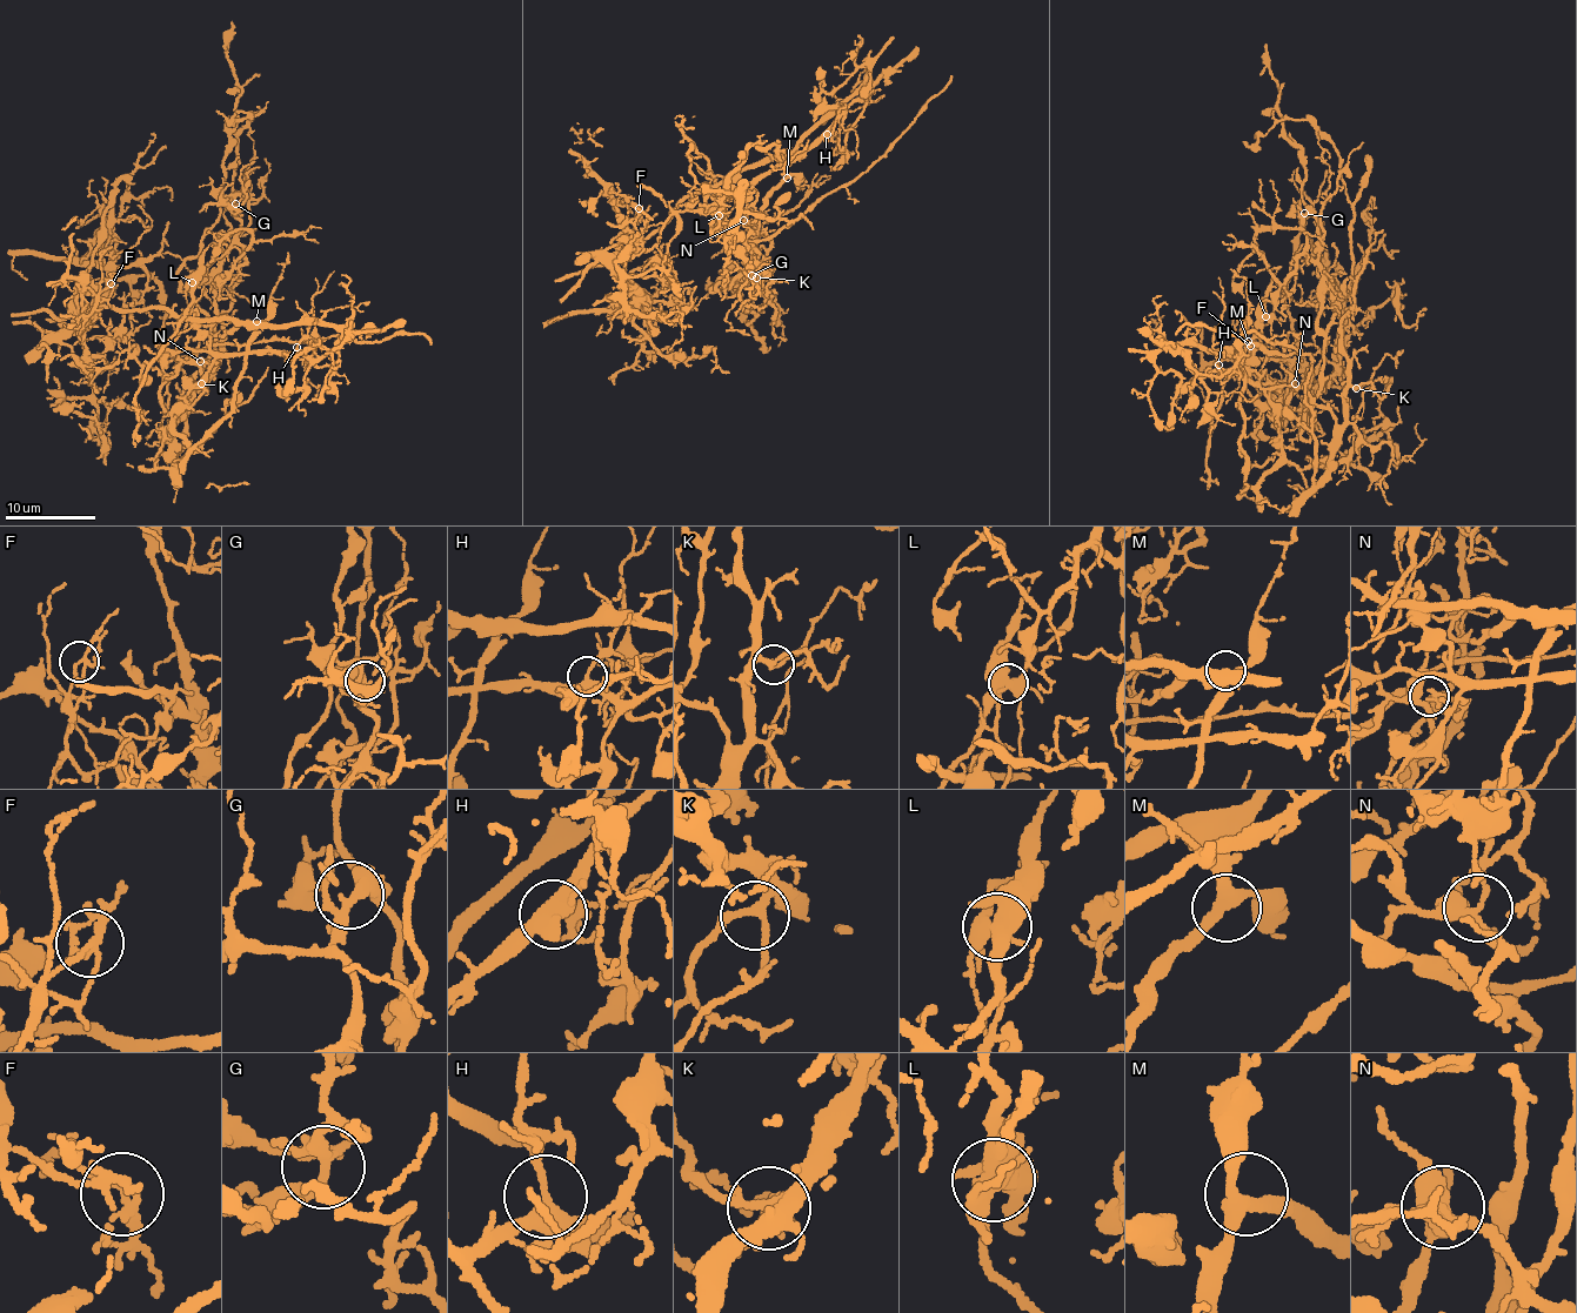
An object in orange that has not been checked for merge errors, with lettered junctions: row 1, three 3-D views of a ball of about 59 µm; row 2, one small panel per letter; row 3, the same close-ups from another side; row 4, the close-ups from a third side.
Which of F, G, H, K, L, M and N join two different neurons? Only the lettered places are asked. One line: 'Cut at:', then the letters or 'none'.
Cut at: F, L, N

